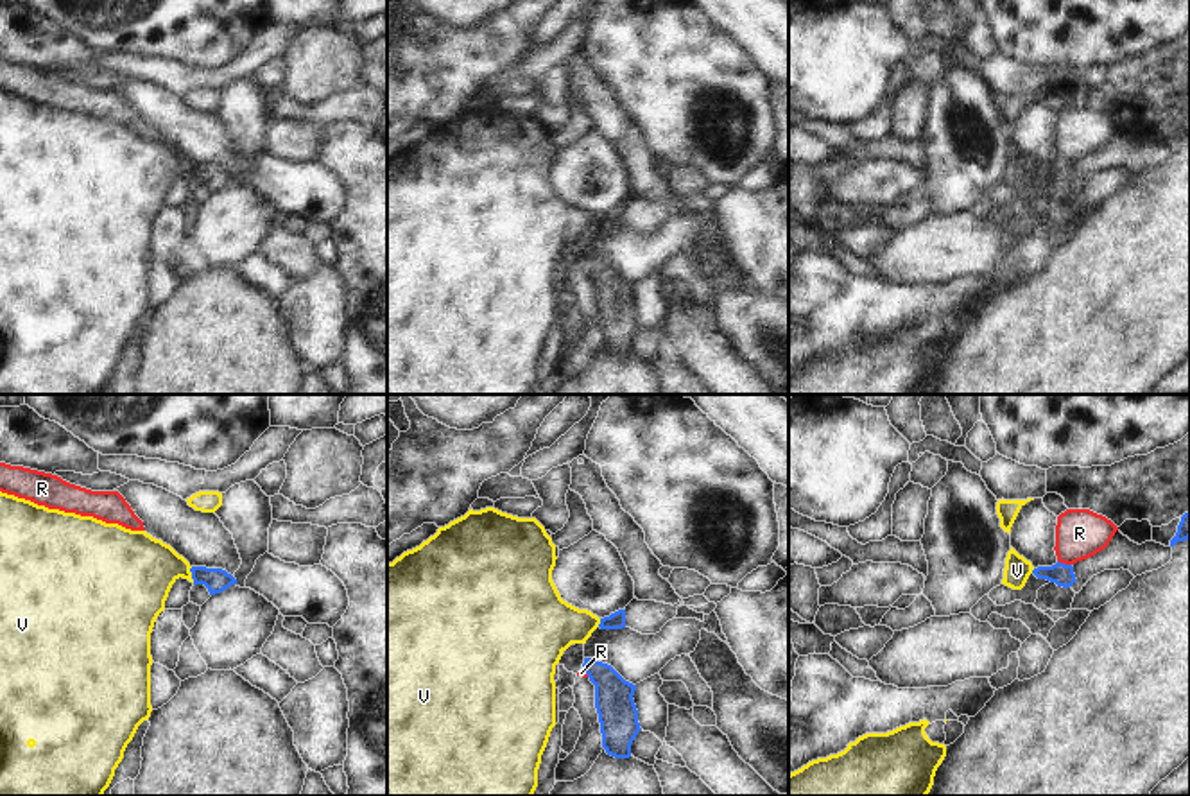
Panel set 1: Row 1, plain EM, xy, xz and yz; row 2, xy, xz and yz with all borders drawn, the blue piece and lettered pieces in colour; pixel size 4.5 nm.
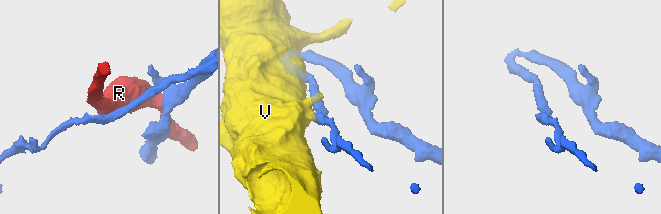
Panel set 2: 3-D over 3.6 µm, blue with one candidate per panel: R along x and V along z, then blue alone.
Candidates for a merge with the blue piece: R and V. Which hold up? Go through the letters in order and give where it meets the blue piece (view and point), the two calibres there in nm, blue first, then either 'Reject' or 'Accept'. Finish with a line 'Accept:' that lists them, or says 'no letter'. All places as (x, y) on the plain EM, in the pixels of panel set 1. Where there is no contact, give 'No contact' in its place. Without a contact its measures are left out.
R: Touches blue at yz (1063, 162). Thickness 100 nm (blue) against 220 nm. Reject
V: Touches blue at xy (192, 173). Thickness 110 nm (blue) against 340 nm. Reject
Accept: no letter

